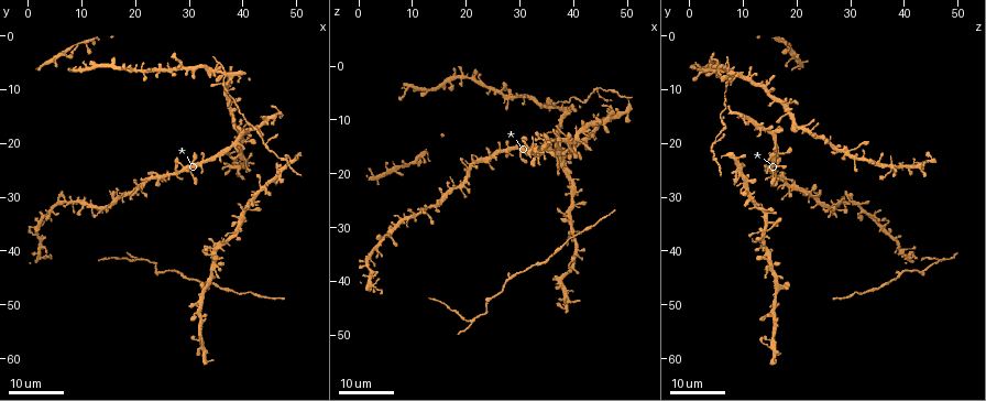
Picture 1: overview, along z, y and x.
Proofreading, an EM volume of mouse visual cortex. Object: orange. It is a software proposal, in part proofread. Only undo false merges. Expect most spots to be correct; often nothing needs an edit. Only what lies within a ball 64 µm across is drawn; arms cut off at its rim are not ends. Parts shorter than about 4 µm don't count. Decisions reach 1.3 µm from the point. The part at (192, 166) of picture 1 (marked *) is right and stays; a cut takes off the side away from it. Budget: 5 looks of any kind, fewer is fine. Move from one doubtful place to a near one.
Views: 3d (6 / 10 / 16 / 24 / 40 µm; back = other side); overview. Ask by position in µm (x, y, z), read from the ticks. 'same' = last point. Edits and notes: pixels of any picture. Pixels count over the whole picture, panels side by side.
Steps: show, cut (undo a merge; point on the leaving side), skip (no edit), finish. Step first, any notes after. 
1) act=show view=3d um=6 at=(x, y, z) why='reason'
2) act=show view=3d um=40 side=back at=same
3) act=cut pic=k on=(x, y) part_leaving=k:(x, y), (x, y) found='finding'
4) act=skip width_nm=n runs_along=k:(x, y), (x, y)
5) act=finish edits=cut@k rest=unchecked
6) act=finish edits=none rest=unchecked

act=show view=3d um=24 at=(39.0, 22.0, 29.0) why='looks like a crossing'

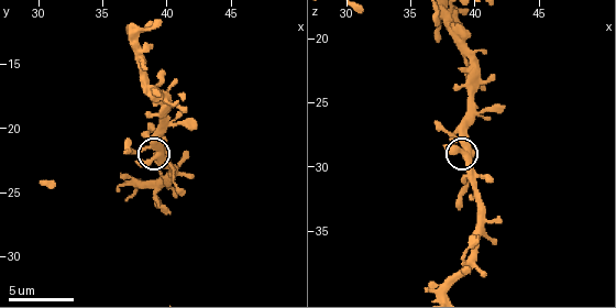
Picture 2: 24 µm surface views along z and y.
act=show view=3d um=6 at=(39.4, 21.6, 29.6)

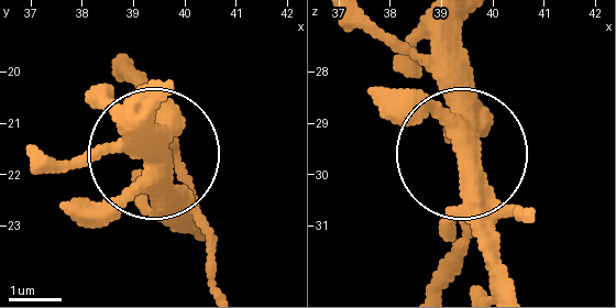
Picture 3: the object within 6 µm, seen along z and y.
act=skip arms=4 found='continuous, no second neuron'

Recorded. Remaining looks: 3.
act=show view=3d um=6 at=(37.8, 14.0, 18.4) why='four arms meet'

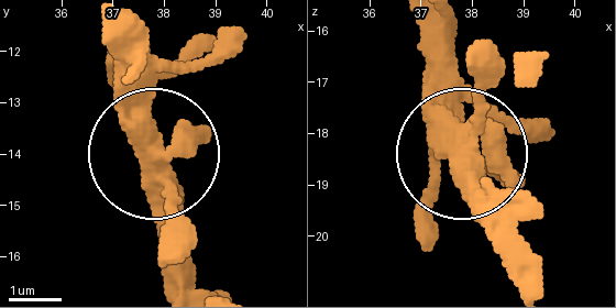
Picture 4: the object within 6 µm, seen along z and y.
act=skip runs_along=4:(512, 56), (460, 149), (486, 237) found='continuous, no second neuron'

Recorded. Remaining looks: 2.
act=show view=3d um=16 at=(28.0, 44.0, 40.0) why='sudden change in width'

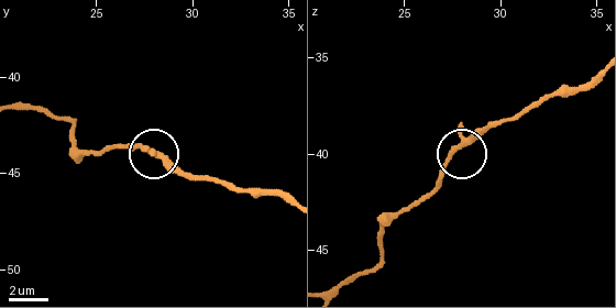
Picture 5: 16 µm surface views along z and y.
act=show view=3d um=6 at=same

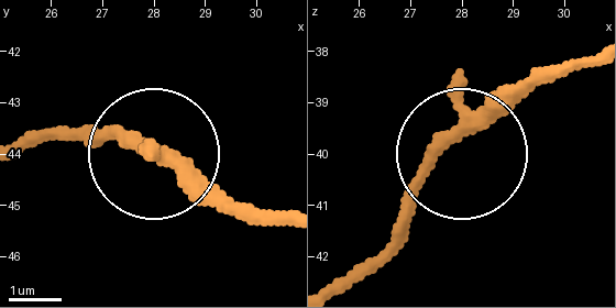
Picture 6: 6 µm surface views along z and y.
act=skip arms=3 found='one neuron here'

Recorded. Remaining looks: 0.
act=finish edits=none rest=unchecked

